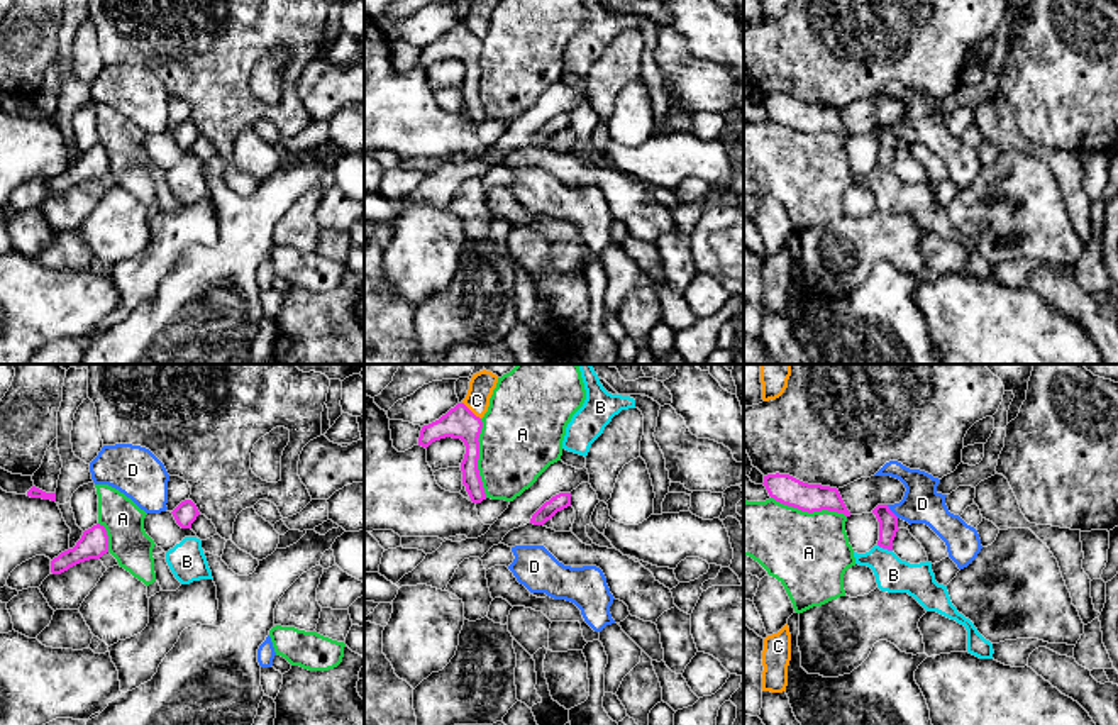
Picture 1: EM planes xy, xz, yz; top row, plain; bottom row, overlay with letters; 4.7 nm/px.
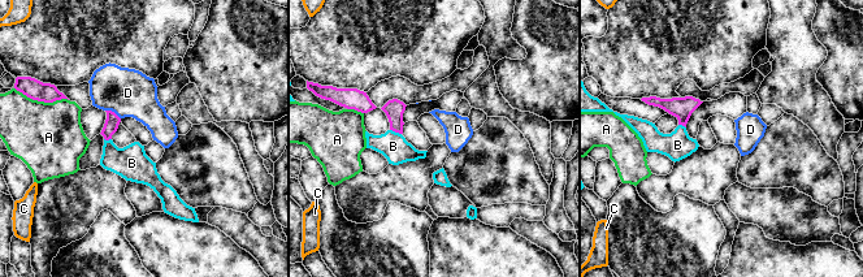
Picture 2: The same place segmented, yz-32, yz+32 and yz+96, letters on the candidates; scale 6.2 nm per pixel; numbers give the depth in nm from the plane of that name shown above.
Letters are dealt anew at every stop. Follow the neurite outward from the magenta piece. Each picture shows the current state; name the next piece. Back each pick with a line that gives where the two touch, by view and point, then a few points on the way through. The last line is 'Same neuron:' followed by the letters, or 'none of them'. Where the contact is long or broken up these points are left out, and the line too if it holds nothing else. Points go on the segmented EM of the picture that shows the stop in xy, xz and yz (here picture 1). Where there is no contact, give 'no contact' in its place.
B: meets magenta in yz at (885, 547); runs through yz (888, 522), (885, 547), (885, 564), (893, 575)
Same neuron: B

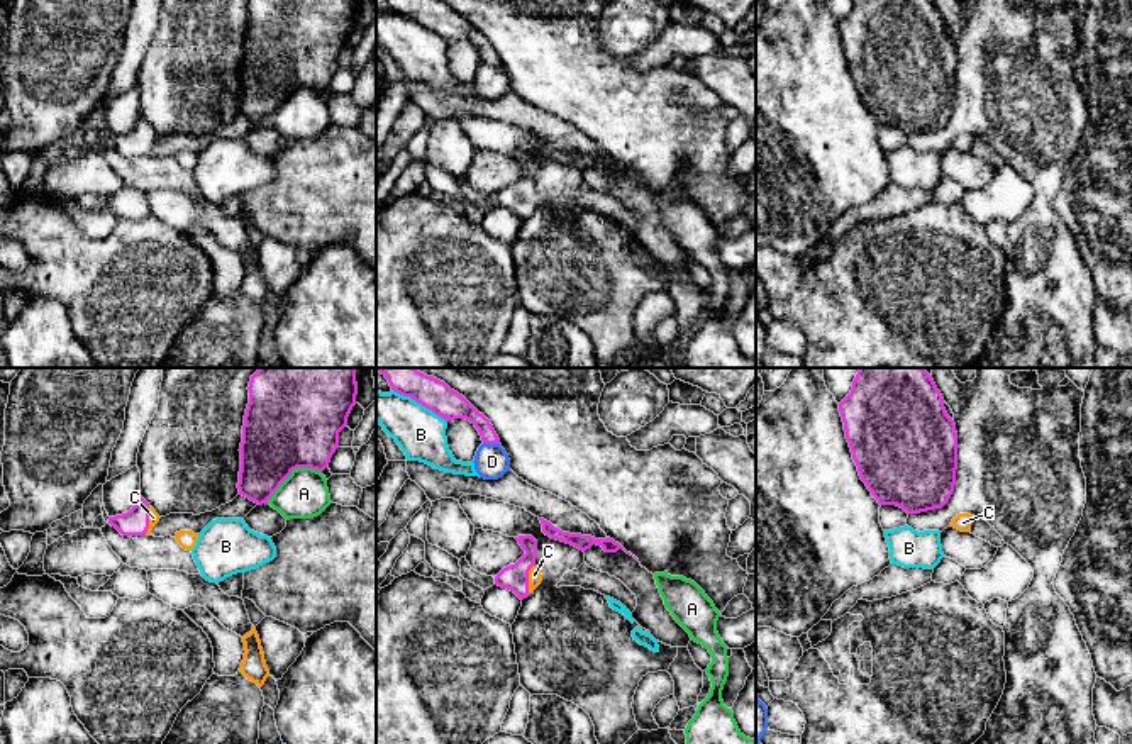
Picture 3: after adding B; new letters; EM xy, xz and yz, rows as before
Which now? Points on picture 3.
C: meets magenta in xz at (527, 580); runs through xz (516, 577), (527, 580), (534, 575)
Same neuron: C

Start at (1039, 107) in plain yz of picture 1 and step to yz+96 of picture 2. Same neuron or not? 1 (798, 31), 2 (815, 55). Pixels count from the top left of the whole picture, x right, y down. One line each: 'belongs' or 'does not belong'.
1: does not belong
2: does not belong

